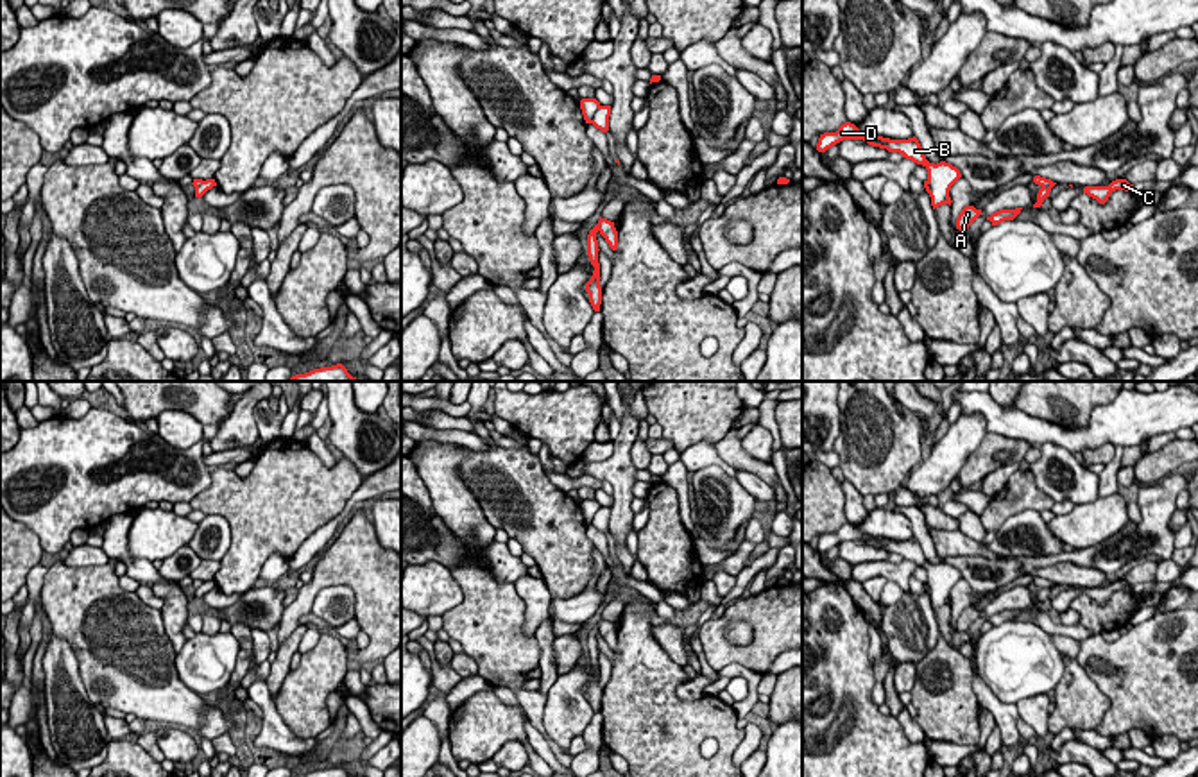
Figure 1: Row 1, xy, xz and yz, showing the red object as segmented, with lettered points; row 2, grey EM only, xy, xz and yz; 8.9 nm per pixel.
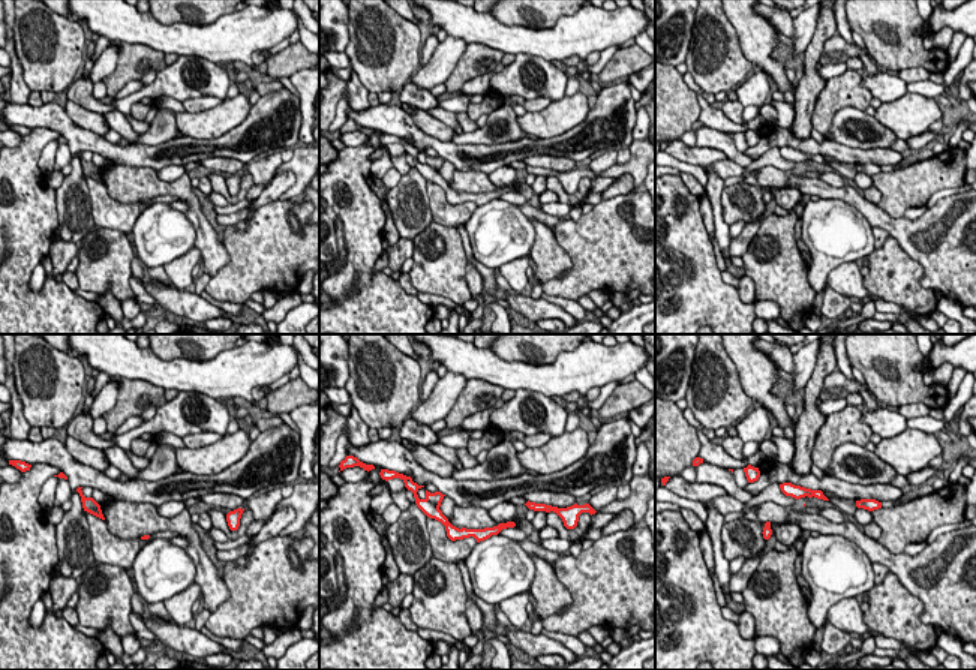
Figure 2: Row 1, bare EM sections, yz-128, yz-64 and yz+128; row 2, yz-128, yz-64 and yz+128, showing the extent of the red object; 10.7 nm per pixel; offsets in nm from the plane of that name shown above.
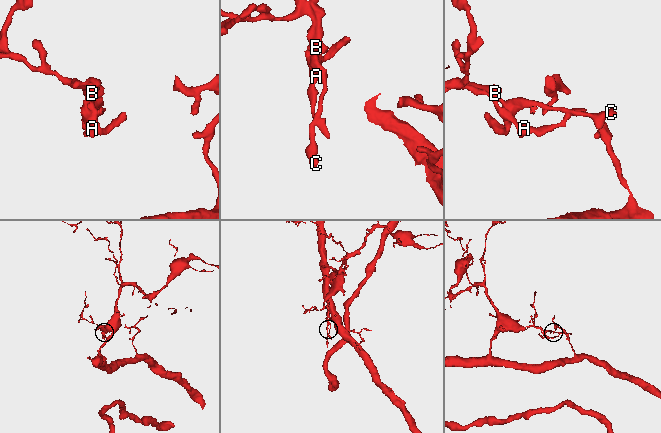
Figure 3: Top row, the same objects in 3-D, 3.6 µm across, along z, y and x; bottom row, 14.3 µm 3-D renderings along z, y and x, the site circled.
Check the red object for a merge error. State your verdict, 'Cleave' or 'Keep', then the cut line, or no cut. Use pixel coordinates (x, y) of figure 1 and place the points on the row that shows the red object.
Keep. No split

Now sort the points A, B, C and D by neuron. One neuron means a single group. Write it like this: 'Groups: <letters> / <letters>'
Groups: A B C D

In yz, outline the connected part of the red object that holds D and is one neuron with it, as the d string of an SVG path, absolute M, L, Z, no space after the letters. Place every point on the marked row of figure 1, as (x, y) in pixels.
M845 122L840 125L836 132L820 134L817 150L826 152L827 149L843 140L863 140L872 147L886 149L888 152L899 152L903 158L911 159L917 165L922 165L928 170L928 179L924 181L924 188L931 197L933 209L942 204L951 206L953 201L949 197L949 190L962 177L960 170L946 161L940 161L937 165L929 163L915 136L908 140L890 140L883 136L872 136L860 131L854 124Z

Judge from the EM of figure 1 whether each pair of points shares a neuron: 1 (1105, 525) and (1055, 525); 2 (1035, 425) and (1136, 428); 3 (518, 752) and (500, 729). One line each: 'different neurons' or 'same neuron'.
1: same neuron
2: same neuron
3: different neurons

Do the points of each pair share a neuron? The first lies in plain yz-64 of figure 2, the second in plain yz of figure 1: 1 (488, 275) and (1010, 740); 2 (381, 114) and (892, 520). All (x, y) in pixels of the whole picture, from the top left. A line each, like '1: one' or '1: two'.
1: one
2: one

